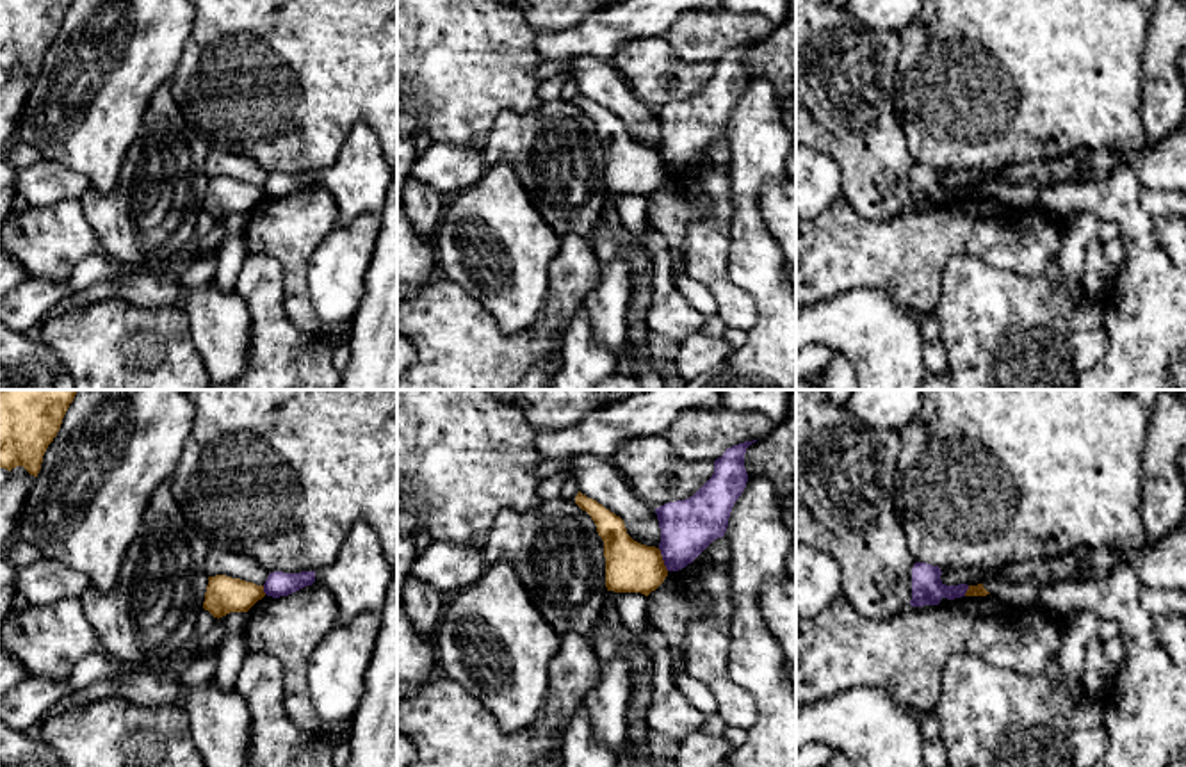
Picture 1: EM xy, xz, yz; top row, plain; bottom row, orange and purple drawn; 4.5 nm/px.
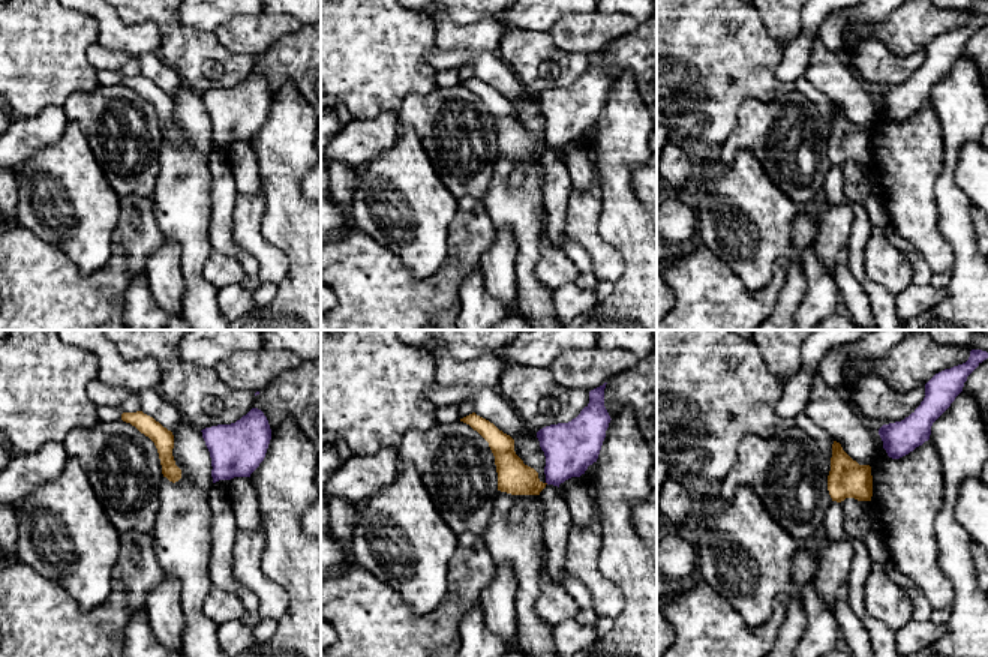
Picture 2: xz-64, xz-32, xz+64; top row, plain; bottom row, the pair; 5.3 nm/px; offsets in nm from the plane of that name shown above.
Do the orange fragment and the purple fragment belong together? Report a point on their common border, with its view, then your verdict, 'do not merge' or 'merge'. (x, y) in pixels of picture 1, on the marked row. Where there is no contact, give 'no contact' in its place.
xz (661, 559) | do not merge

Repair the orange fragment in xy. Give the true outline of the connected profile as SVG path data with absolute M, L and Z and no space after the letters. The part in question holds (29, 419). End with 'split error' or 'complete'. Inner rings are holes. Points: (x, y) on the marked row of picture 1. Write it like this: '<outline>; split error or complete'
M0 390L0 468L23 466L37 477L43 456L57 436L78 390Z; complete

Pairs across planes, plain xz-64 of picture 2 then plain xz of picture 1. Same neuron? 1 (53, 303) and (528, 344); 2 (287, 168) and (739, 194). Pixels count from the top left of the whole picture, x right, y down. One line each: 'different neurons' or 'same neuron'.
1: same neuron
2: same neuron

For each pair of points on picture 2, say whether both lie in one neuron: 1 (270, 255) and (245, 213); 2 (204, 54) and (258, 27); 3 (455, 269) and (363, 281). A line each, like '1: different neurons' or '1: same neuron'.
1: same neuron
2: different neurons
3: same neuron

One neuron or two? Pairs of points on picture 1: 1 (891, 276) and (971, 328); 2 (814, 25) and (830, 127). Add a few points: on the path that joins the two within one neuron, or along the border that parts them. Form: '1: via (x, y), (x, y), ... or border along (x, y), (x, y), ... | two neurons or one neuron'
1: border along (946, 264), (941, 298), (932, 312) | two neurons
2: via (814, 50), (814, 72), (830, 88), (830, 102) | one neuron

